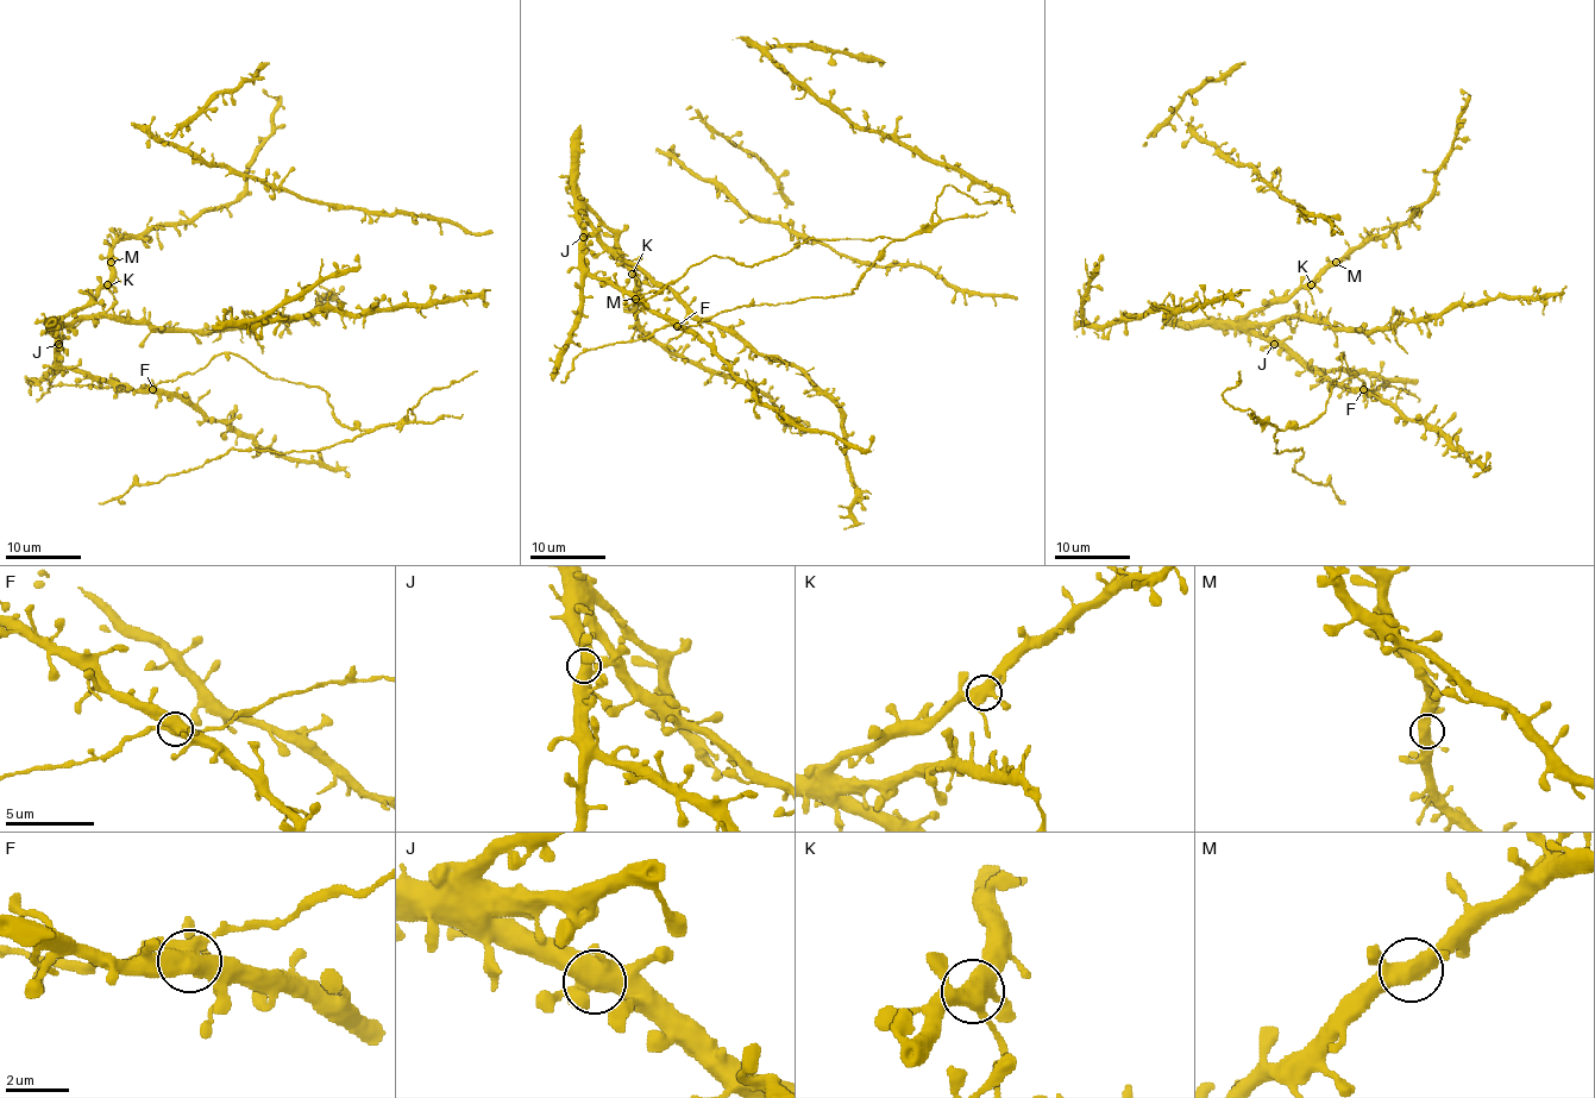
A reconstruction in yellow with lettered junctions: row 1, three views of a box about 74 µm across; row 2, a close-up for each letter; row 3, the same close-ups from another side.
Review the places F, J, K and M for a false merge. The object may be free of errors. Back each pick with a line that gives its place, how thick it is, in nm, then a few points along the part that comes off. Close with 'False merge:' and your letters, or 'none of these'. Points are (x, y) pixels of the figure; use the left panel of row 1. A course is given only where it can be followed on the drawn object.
F: Place: (152, 389). Thickness 550 nm. Course of the part to remove: (152, 389), (238, 353), (275, 380), (319, 386), (343, 425), (368, 431), (319, 450), (230, 451), (98, 502)
False merge: F

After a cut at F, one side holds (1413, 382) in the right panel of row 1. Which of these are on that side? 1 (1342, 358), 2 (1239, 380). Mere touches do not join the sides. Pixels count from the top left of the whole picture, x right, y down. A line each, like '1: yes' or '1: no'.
1: no
2: no

